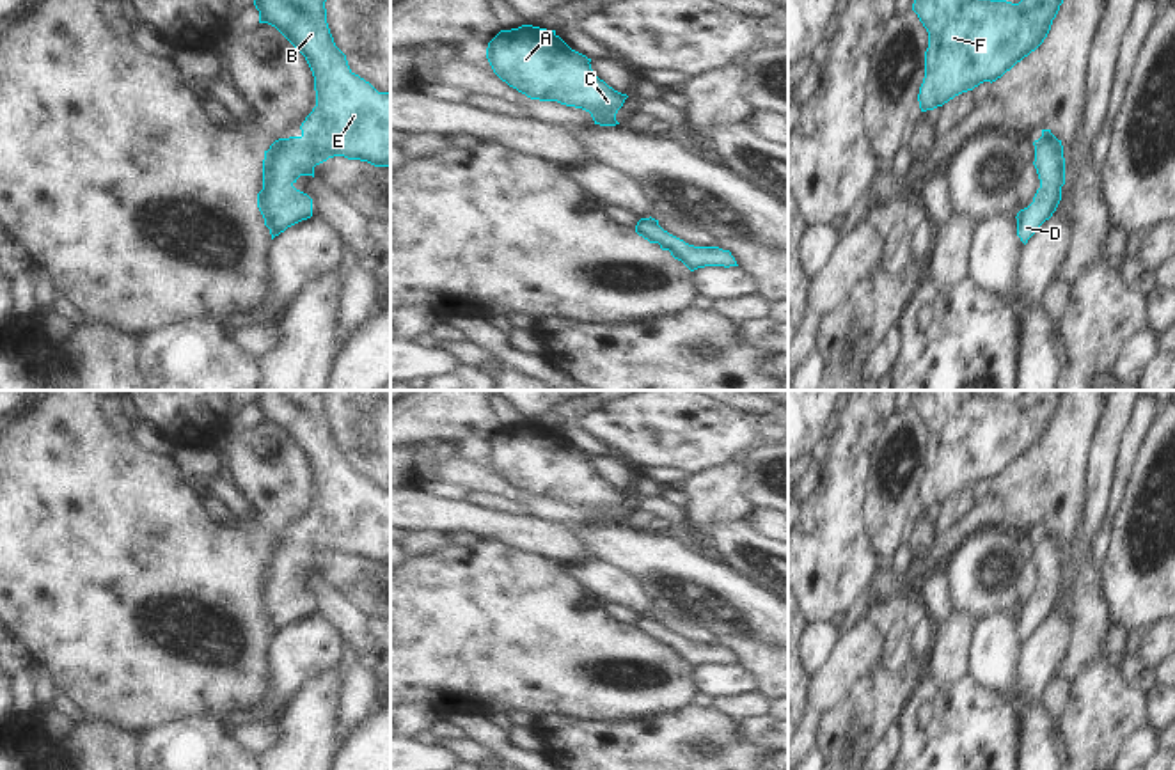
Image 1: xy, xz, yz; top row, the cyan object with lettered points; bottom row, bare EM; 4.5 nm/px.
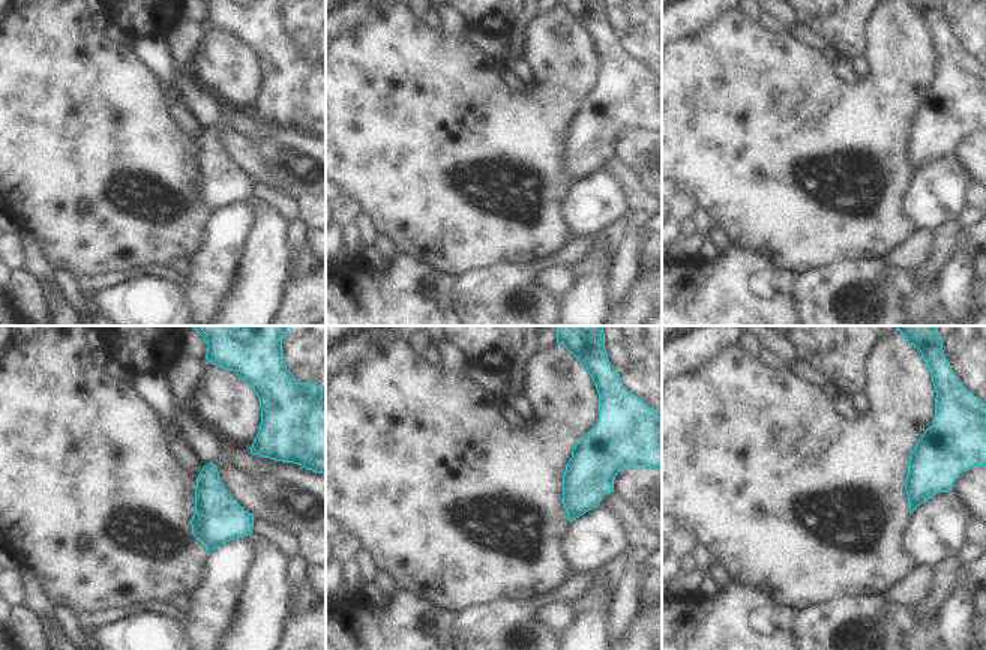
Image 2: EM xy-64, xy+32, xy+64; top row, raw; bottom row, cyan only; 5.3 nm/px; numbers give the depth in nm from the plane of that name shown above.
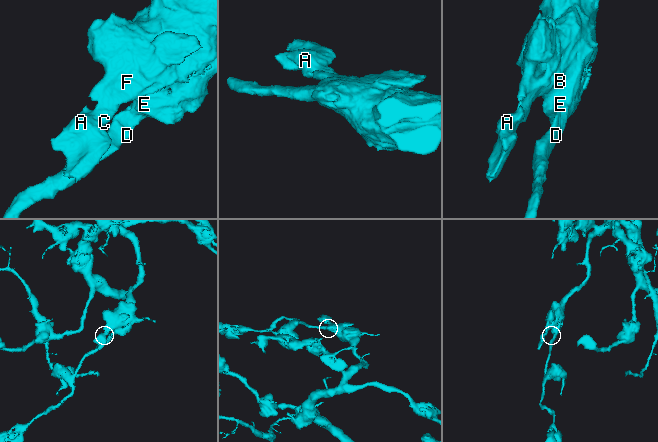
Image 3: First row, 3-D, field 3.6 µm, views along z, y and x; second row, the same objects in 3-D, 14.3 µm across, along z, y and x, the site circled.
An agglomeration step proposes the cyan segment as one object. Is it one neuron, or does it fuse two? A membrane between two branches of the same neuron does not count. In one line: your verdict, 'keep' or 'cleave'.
keep

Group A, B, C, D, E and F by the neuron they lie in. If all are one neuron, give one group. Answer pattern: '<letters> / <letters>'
A B C D E F

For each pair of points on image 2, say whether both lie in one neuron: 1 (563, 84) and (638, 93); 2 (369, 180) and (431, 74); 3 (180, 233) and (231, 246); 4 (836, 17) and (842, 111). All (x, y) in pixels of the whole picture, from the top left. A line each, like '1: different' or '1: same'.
1: different
2: same
3: different
4: different

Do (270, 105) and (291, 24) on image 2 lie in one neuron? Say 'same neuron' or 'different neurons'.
same neuron

